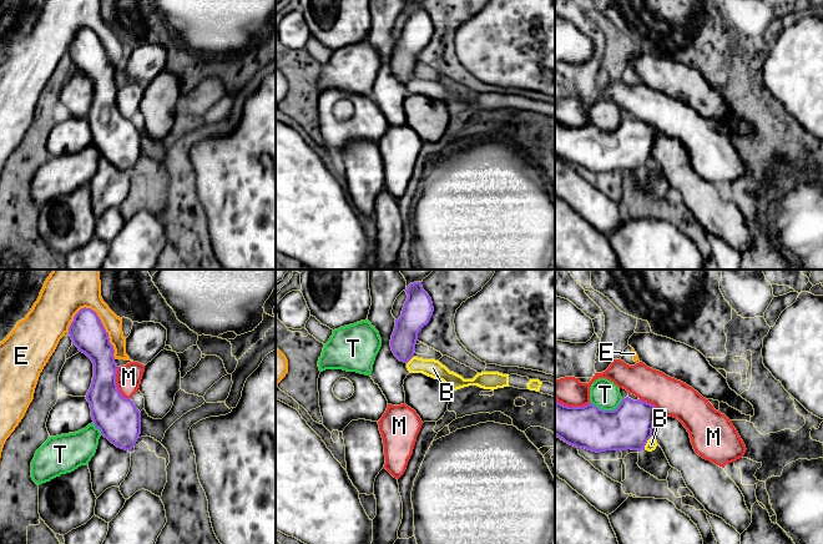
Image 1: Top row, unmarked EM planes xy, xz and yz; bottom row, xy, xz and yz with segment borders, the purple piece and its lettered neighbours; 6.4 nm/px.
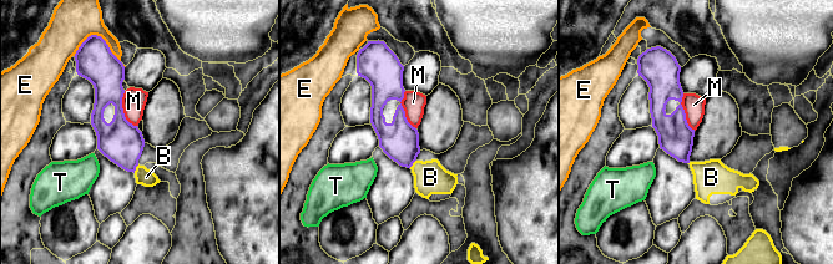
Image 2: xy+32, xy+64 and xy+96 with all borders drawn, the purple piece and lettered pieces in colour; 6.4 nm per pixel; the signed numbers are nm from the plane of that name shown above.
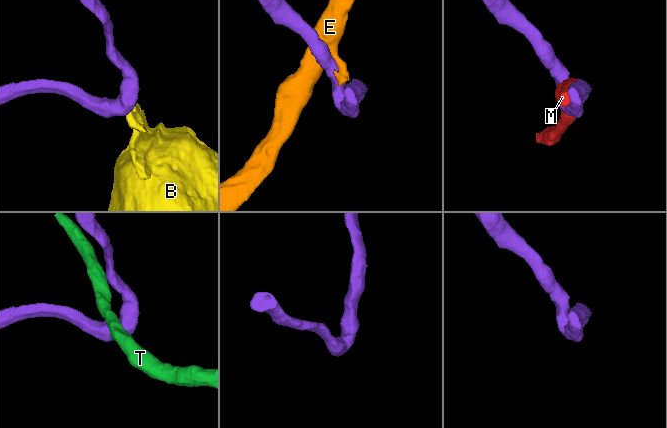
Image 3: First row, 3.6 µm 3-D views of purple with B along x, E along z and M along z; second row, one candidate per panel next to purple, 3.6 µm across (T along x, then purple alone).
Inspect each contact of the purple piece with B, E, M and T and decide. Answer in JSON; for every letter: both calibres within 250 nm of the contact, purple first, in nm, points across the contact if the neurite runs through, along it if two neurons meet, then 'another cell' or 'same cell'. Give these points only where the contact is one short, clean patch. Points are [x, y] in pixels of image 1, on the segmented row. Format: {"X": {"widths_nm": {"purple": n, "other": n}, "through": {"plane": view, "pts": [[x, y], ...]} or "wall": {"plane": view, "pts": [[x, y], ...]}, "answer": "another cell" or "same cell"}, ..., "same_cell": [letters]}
{"B": {"widths_nm": {"purple": 300, "other": 70}, "wall": {"plane": "yz", "pts": [[651, 436], [644, 448]]}, "answer": "another cell"}, "E": {"widths_nm": {"purple": 220, "other": 180}, "answer": "another cell"}, "M": {"widths_nm": {"purple": 280, "other": 160}, "answer": "another cell"}, "T": {"widths_nm": {"purple": 300, "other": 190}, "answer": "another cell"}, "same_cell": []}

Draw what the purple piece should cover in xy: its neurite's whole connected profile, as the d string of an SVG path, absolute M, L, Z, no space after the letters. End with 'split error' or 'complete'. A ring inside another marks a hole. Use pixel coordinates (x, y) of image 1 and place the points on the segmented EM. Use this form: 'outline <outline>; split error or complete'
outline M85 307L75 314L69 327L69 334L79 351L85 353L94 363L94 378L86 399L90 403L95 427L117 448L131 452L141 434L141 412L117 388L116 373L118 367L115 363L115 349L110 343L108 333L97 313Z; complete

